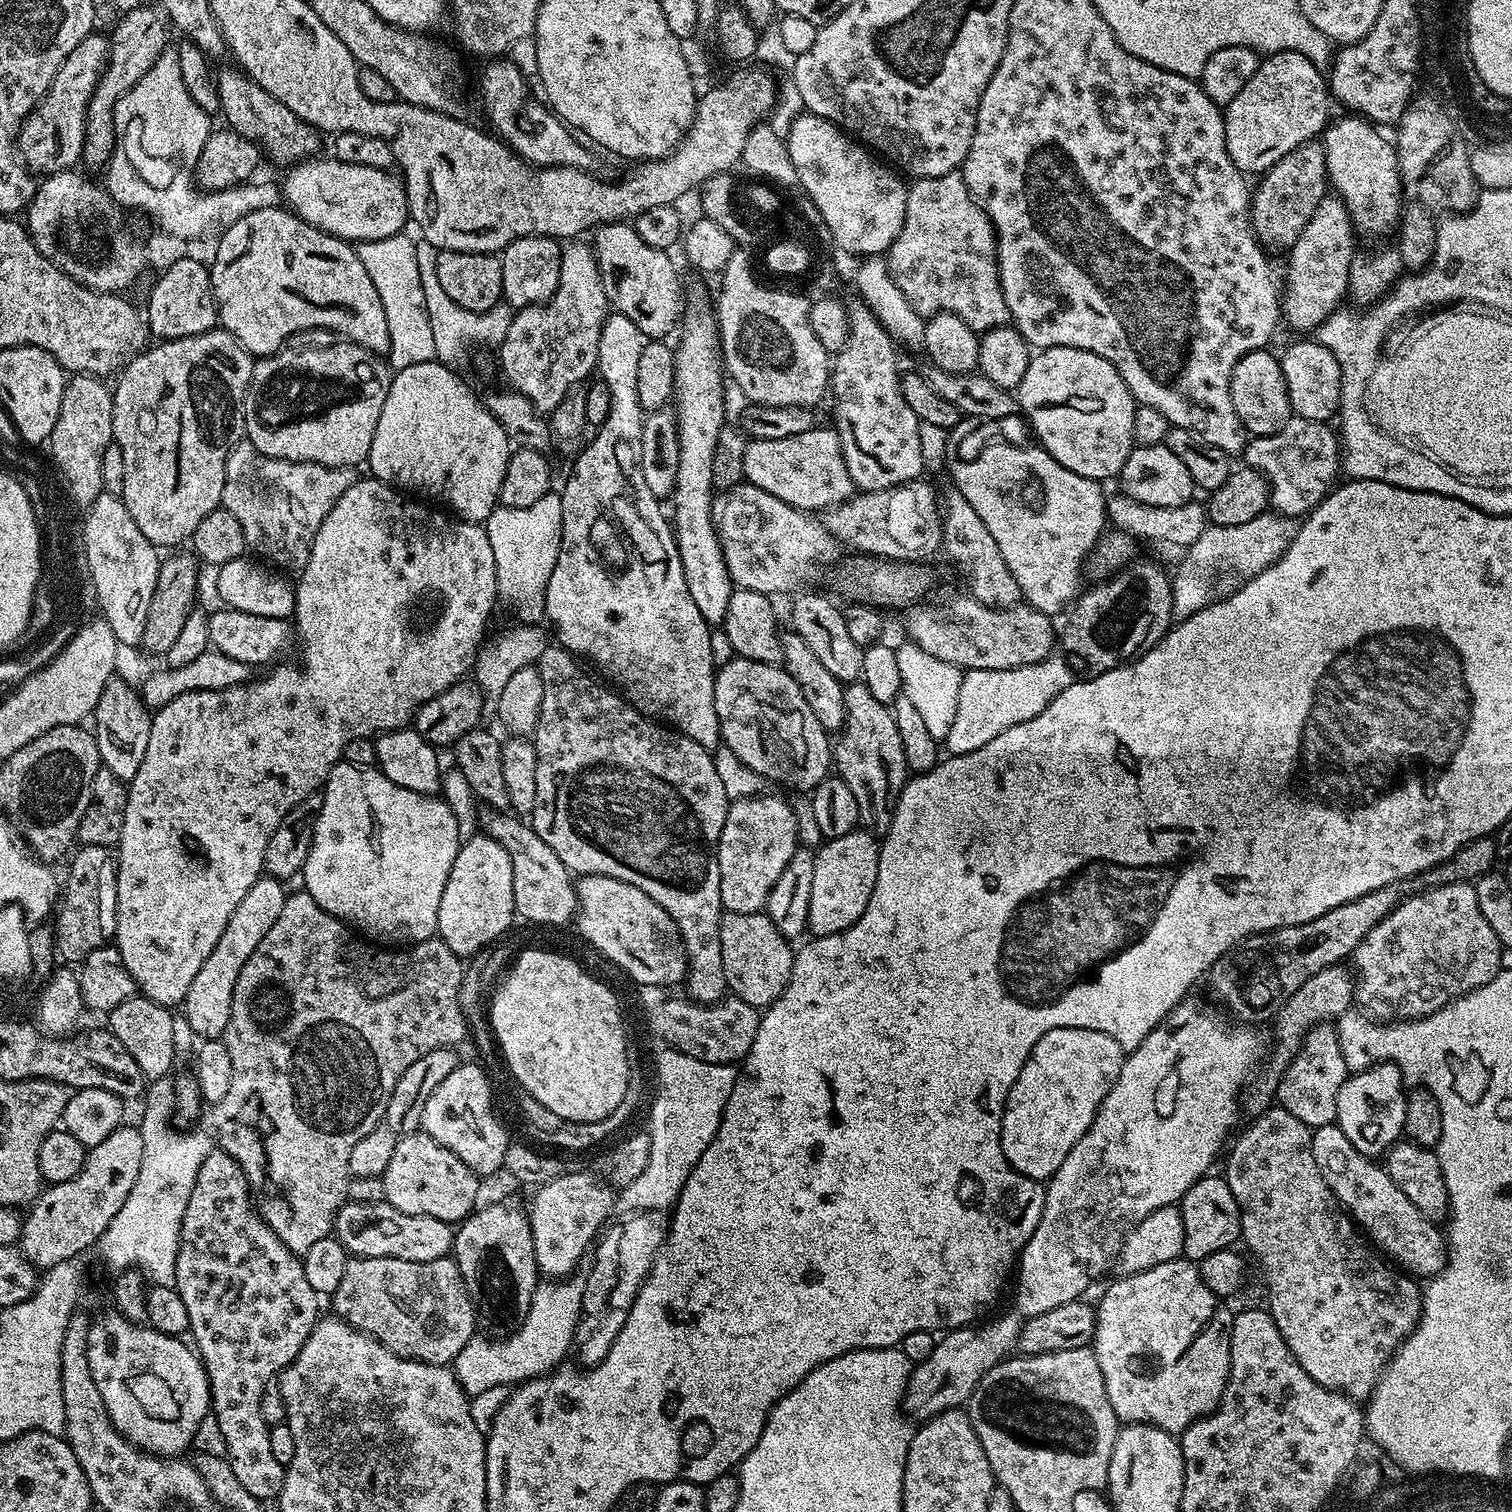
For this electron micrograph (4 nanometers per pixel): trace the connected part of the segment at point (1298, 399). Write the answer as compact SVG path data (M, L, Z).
M1300 338L1297 344L1292 344L1283 353L1279 353L1278 359L1282 366L1282 374L1286 378L1286 390L1290 394L1290 406L1295 415L1307 420L1331 421L1339 413L1340 395L1342 394L1342 370L1338 358L1326 346L1322 346L1315 338Z

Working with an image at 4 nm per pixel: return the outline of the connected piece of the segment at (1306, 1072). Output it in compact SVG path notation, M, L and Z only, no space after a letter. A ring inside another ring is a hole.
M1331 1023L1316 1024L1306 1034L1303 1046L1298 1050L1298 1054L1293 1056L1292 1065L1286 1070L1281 1079L1280 1088L1276 1092L1275 1099L1279 1107L1286 1109L1290 1114L1294 1114L1299 1122L1305 1124L1310 1129L1337 1123L1336 1111L1340 1108L1340 1096L1344 1092L1344 1082L1350 1073L1346 1066L1346 1058L1342 1058L1342 1046L1338 1042L1338 1034Z

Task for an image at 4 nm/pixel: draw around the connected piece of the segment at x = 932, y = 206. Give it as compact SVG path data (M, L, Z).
M959 171L938 178L916 178L911 181L906 198L906 218L898 238L888 247L886 261L889 274L909 300L914 311L922 317L938 312L949 312L977 334L991 328L1003 328L1009 323L1006 298L1000 285L1000 271L996 261L996 229L983 206L970 194L963 175Z

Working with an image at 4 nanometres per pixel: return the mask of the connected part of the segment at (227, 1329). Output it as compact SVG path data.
M209 1151L202 1170L198 1170L194 1190L190 1190L186 1214L182 1214L174 1287L190 1314L191 1343L194 1348L196 1343L195 1351L207 1376L206 1388L209 1393L212 1391L210 1412L216 1415L216 1428L224 1439L222 1452L230 1462L230 1470L234 1470L234 1478L254 1498L275 1501L284 1485L285 1467L271 1454L270 1425L262 1418L260 1399L269 1387L268 1379L287 1368L302 1350L306 1338L310 1338L322 1316L322 1300L306 1278L303 1259L282 1243L265 1222L254 1203L242 1166L225 1152Z

